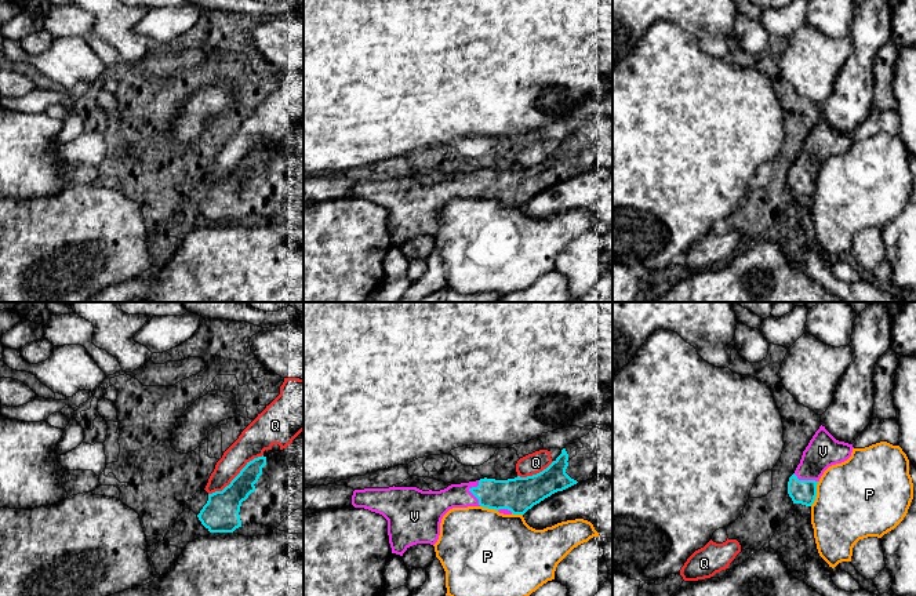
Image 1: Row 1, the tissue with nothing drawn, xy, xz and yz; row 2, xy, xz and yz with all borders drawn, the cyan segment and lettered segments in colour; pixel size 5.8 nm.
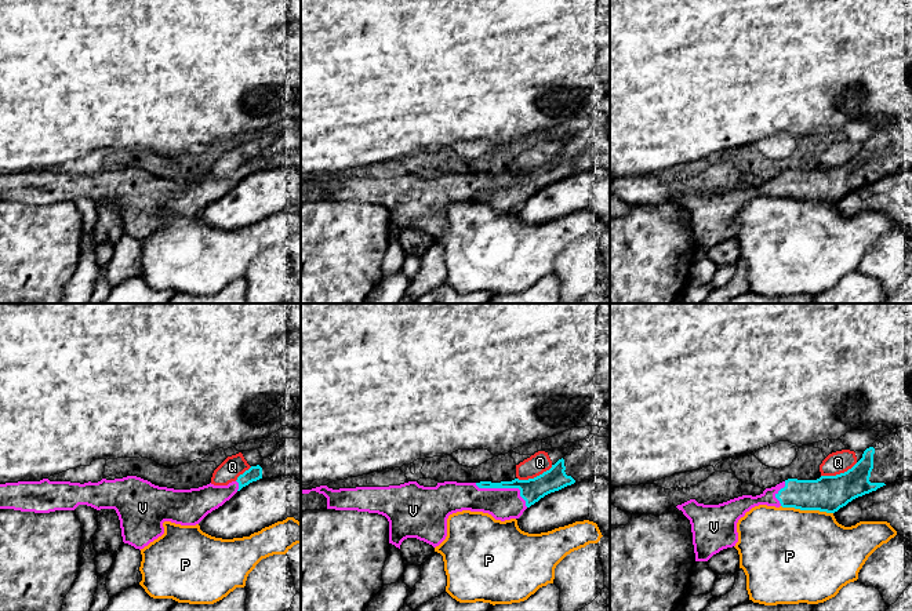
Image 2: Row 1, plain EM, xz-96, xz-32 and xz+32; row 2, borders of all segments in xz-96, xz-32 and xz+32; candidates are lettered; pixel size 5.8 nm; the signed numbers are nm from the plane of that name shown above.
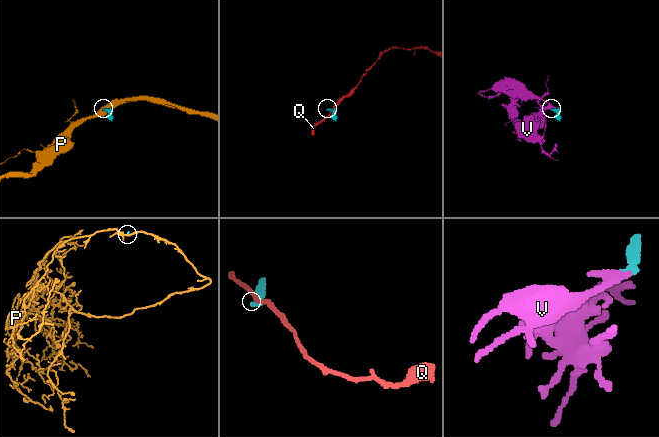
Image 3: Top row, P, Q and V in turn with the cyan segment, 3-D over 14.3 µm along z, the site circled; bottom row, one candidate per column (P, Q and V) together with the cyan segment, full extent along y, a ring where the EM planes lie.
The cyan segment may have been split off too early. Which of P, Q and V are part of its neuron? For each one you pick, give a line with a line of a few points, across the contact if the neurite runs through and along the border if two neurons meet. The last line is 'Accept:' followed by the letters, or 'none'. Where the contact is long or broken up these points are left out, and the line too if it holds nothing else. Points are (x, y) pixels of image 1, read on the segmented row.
Accept: V

